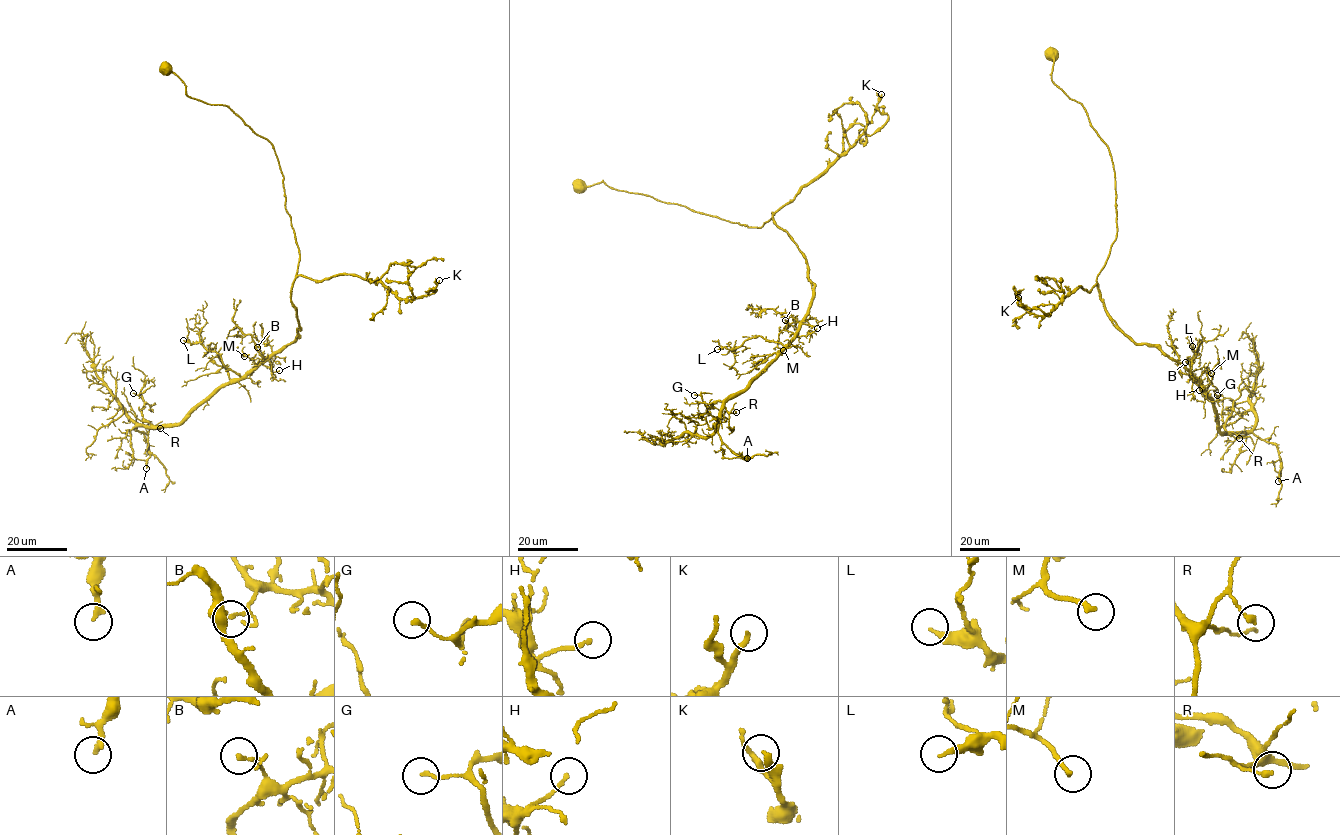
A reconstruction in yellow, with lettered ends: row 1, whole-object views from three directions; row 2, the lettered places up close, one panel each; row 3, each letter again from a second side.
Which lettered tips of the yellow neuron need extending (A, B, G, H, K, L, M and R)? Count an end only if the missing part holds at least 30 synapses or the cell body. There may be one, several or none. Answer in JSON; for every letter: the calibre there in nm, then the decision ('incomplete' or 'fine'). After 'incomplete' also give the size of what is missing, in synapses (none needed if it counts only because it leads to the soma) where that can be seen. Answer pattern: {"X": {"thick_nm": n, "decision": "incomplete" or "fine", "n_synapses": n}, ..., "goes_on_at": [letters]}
{"A": {"thick_nm": 220, "decision": "fine"}, "B": {"thick_nm": 90, "decision": "fine"}, "G": {"thick_nm": 150, "decision": "fine"}, "H": {"thick_nm": 150, "decision": "fine"}, "K": {"thick_nm": 220, "decision": "incomplete", "n_synapses": 50}, "L": {"thick_nm": 260, "decision": "fine"}, "M": {"thick_nm": 200, "decision": "fine"}, "R": {"thick_nm": 190, "decision": "fine"}, "goes_on_at": ["K"]}

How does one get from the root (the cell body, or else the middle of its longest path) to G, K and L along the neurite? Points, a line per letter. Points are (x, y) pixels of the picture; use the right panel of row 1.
G: (1049, 55), (1051, 80), (1085, 108), (1113, 164), (1104, 309), (1184, 365), (1221, 434), (1233, 401), (1217, 395)
K: (1049, 55), (1052, 82), (1085, 108), (1109, 149), (1116, 236), (1090, 290), (1075, 288), (1049, 316), (1018, 297)
L: (1049, 55), (1051, 80), (1085, 108), (1113, 164), (1104, 309), (1203, 392), (1192, 346)

